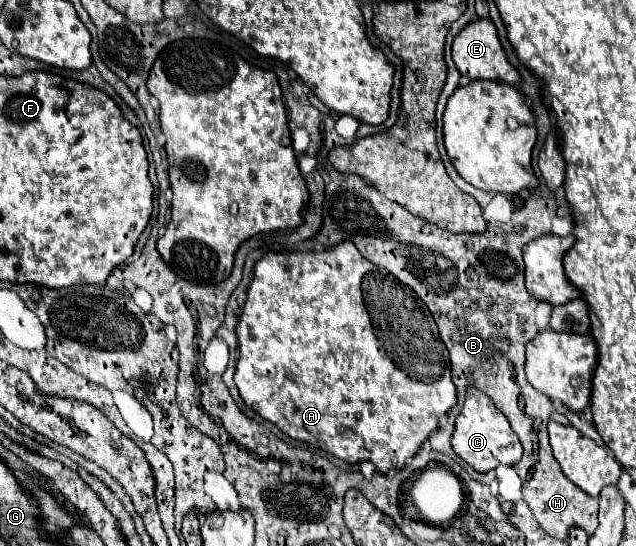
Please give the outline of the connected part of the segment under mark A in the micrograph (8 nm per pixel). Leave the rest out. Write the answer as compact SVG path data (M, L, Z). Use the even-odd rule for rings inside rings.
M341 242L331 250L325 252L281 252L281 254L267 254L255 266L255 278L249 288L249 298L243 306L241 320L237 324L237 338L239 338L239 362L235 372L235 384L239 394L247 406L251 406L257 414L265 420L273 422L281 432L287 436L307 442L315 448L321 448L349 464L369 460L377 466L379 472L387 474L389 470L401 468L409 458L417 454L421 444L437 430L439 418L445 416L457 402L455 384L451 380L451 364L447 348L437 332L437 324L421 302L421 298L403 282L399 282L393 274L385 268L371 264L367 258L359 254L353 242Z

